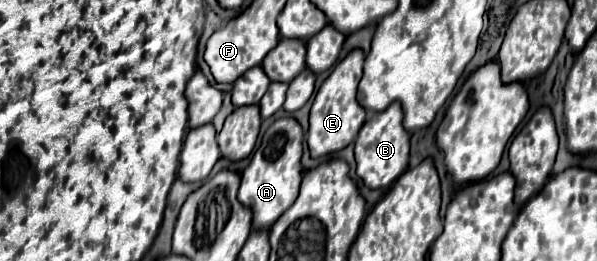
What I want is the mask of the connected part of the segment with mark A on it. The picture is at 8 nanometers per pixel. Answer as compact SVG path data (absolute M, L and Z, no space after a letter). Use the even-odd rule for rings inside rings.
M279 118L263 134L261 144L253 152L249 166L241 174L239 186L239 202L251 208L255 230L269 230L275 220L295 202L303 178L301 152L303 130L295 118Z

